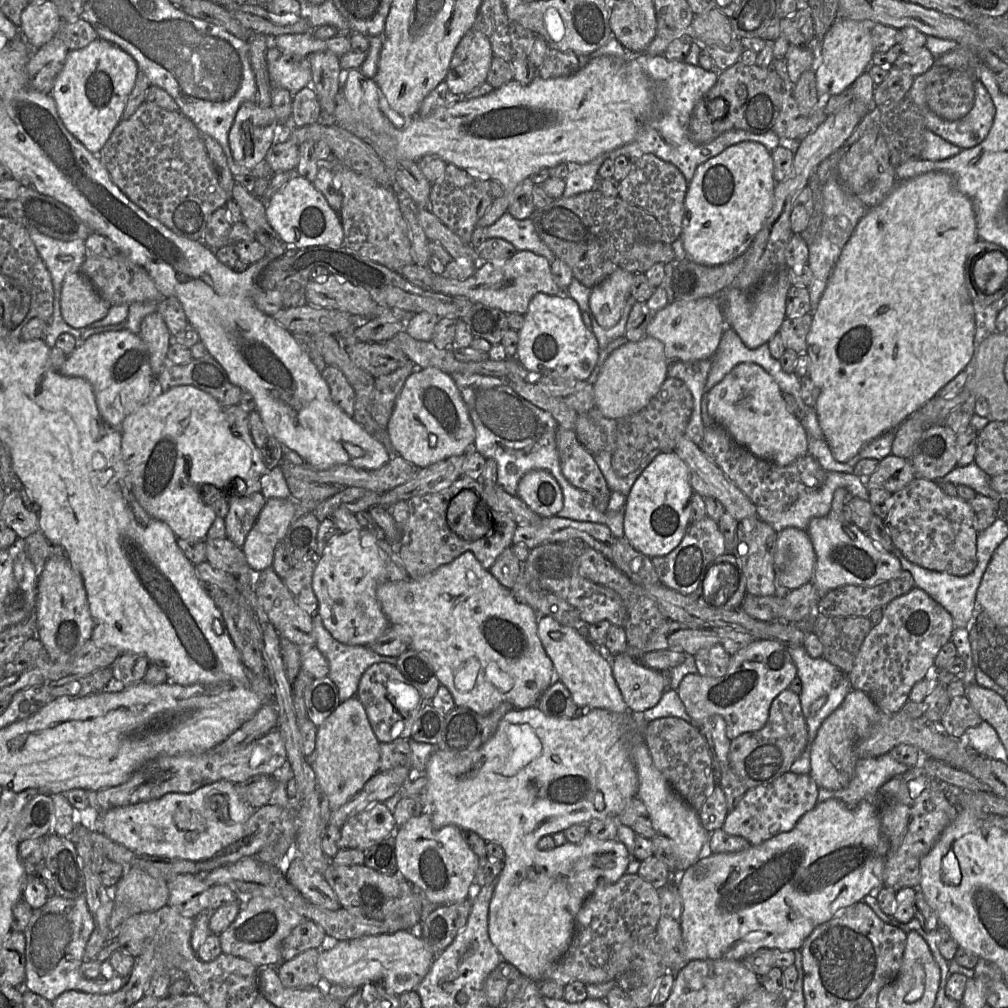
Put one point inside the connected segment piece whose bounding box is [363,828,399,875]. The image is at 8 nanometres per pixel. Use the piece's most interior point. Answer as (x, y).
(381, 857)

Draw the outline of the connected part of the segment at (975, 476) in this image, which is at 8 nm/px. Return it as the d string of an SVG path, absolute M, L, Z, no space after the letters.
M972 462L967 466L956 466L944 477L937 480L937 483L951 482L956 486L966 485L971 487L976 493L990 497L998 502L1002 496L991 487L990 477Z

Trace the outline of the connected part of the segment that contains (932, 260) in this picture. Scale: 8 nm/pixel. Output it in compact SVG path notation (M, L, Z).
M942 171L928 172L899 182L882 203L857 224L835 264L807 335L809 378L819 390L815 411L824 440L836 461L849 462L869 442L894 431L910 414L934 398L942 387L965 370L970 363L974 354L975 319L972 301L965 286L964 266L969 247L977 239L979 238L971 201L958 190L951 174Z

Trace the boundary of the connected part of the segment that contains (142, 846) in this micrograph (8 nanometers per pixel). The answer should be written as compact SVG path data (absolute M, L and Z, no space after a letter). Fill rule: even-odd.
M221 780L191 793L168 793L158 799L111 809L99 815L96 830L140 856L204 861L214 858L221 850L240 839L255 810L240 797L234 783ZM189 832L197 832L195 840L187 839Z

